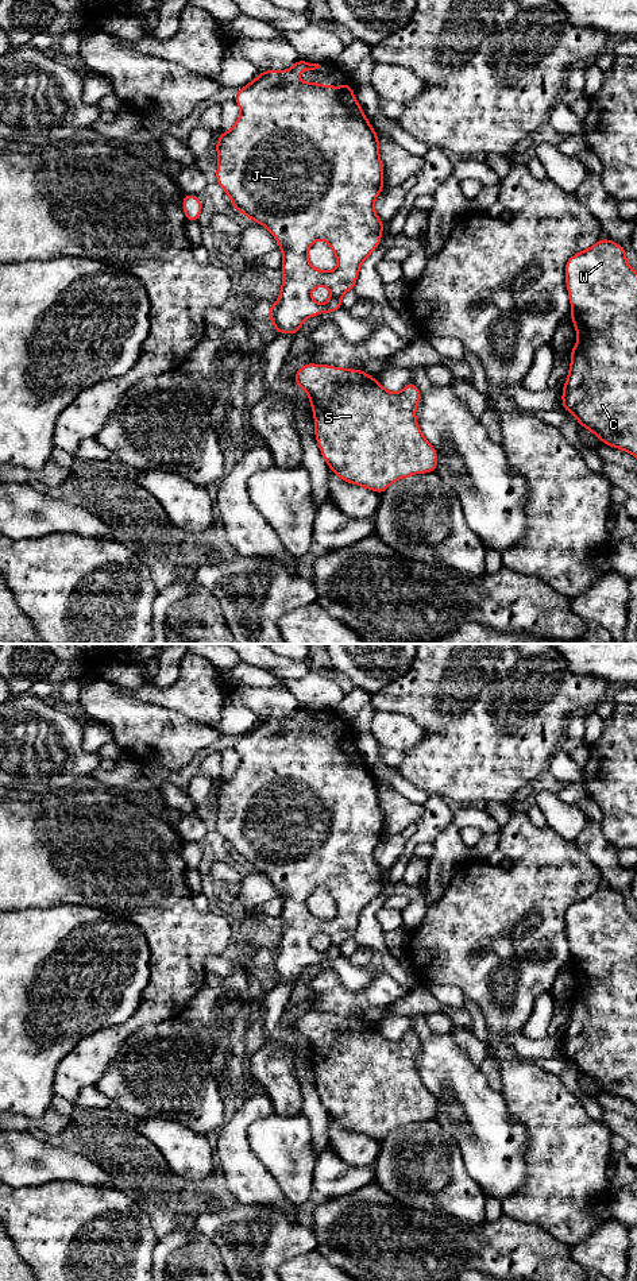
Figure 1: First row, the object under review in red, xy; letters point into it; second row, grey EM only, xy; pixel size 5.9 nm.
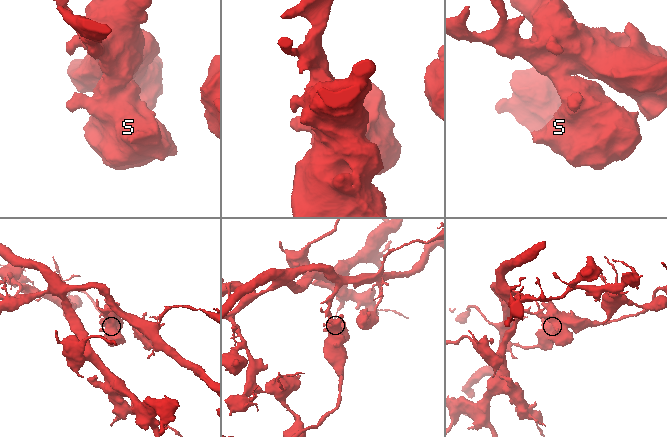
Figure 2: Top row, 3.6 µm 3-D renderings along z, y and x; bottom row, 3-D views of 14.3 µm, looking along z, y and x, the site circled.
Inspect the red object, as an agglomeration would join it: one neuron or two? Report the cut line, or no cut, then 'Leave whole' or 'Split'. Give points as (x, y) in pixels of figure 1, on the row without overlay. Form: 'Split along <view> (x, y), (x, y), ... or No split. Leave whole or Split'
No split. Leave whole

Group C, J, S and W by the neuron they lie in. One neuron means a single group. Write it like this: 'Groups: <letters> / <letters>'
Groups: C J S W

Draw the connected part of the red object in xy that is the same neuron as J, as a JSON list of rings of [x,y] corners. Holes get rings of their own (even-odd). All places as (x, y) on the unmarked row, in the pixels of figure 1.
[[[298,707],[283,719],[259,719],[258,726],[238,738],[233,746],[240,756],[240,764],[216,790],[217,832],[228,842],[235,858],[271,880],[283,902],[279,946],[269,956],[269,966],[275,980],[281,981],[297,983],[308,965],[341,956],[343,942],[354,938],[360,914],[381,892],[385,875],[374,858],[374,849],[383,838],[378,783],[356,749],[350,730],[331,734],[297,726],[300,719],[316,718],[320,714]],[[317,887],[325,888],[335,900],[337,914],[333,919],[321,919],[309,911],[308,898]],[[317,934],[327,934],[331,939],[325,952],[317,952],[310,944]]]

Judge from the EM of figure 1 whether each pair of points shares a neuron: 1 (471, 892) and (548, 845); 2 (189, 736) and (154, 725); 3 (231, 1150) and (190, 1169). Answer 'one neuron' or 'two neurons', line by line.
1: one neuron
2: one neuron
3: two neurons

